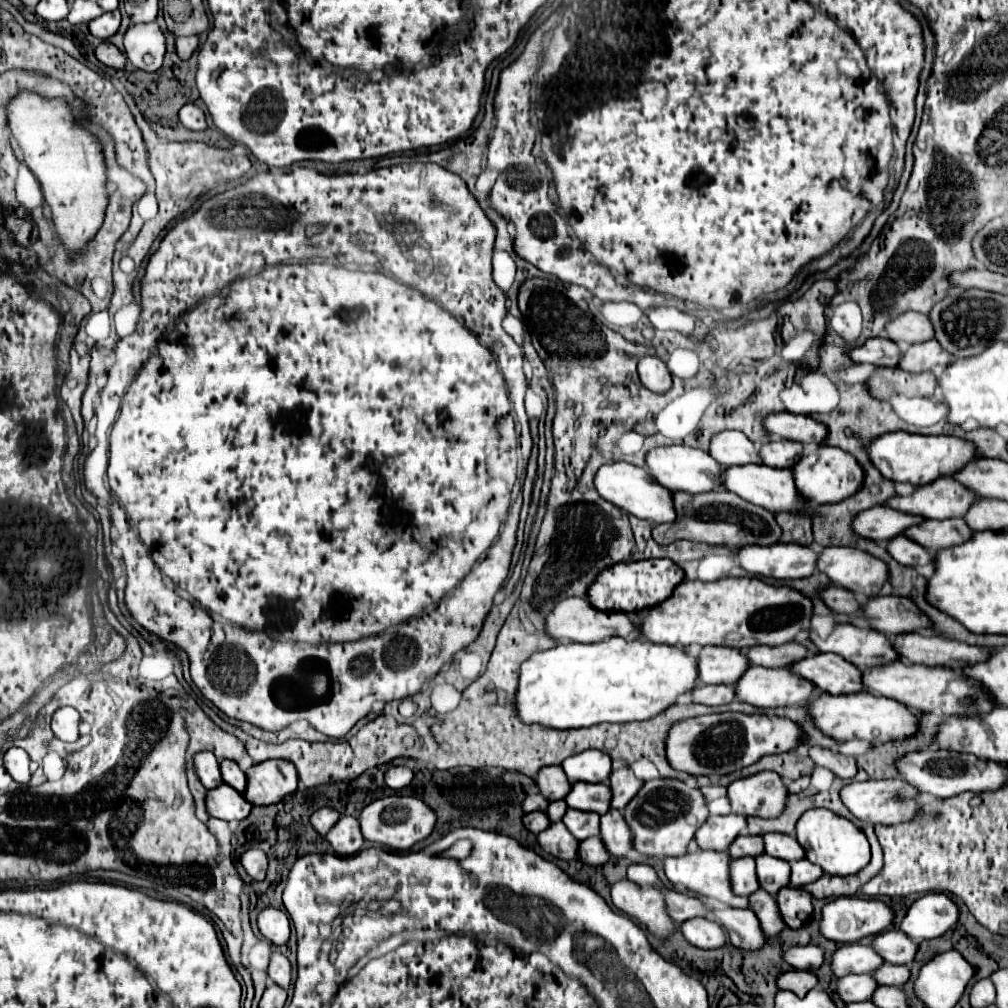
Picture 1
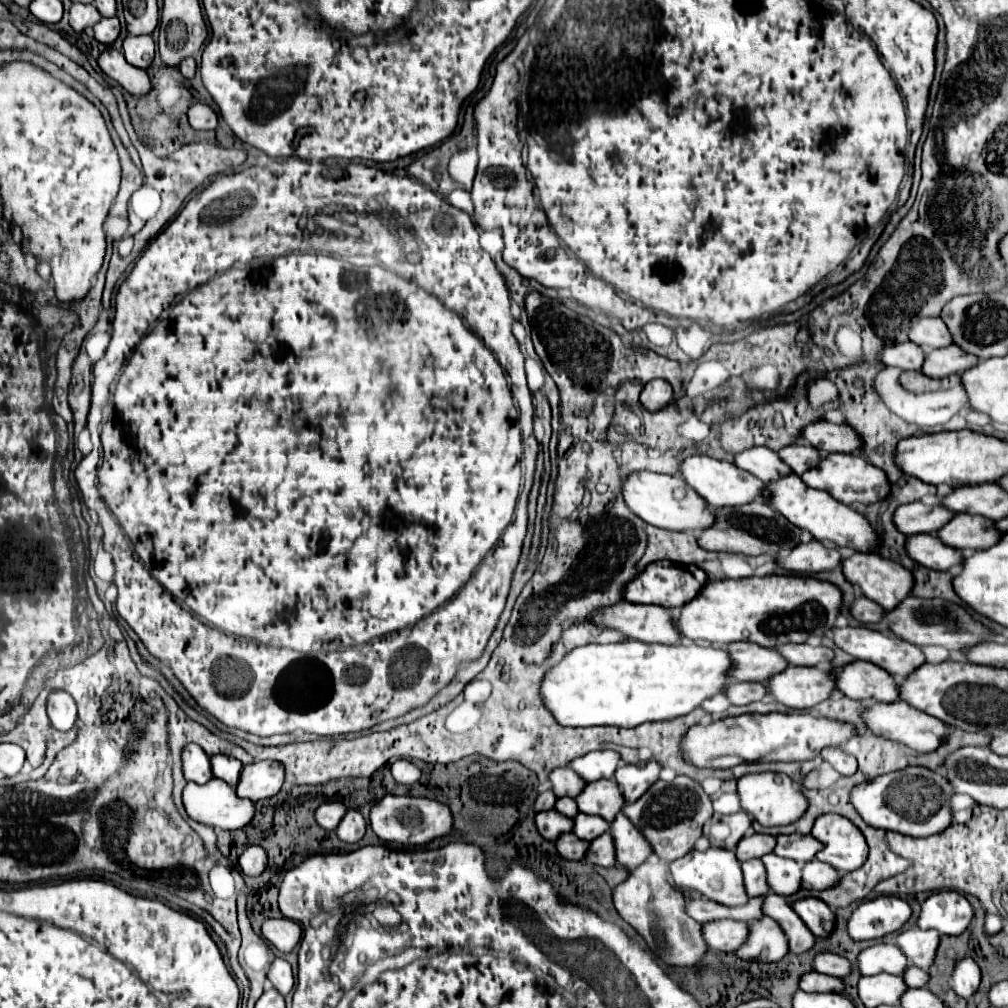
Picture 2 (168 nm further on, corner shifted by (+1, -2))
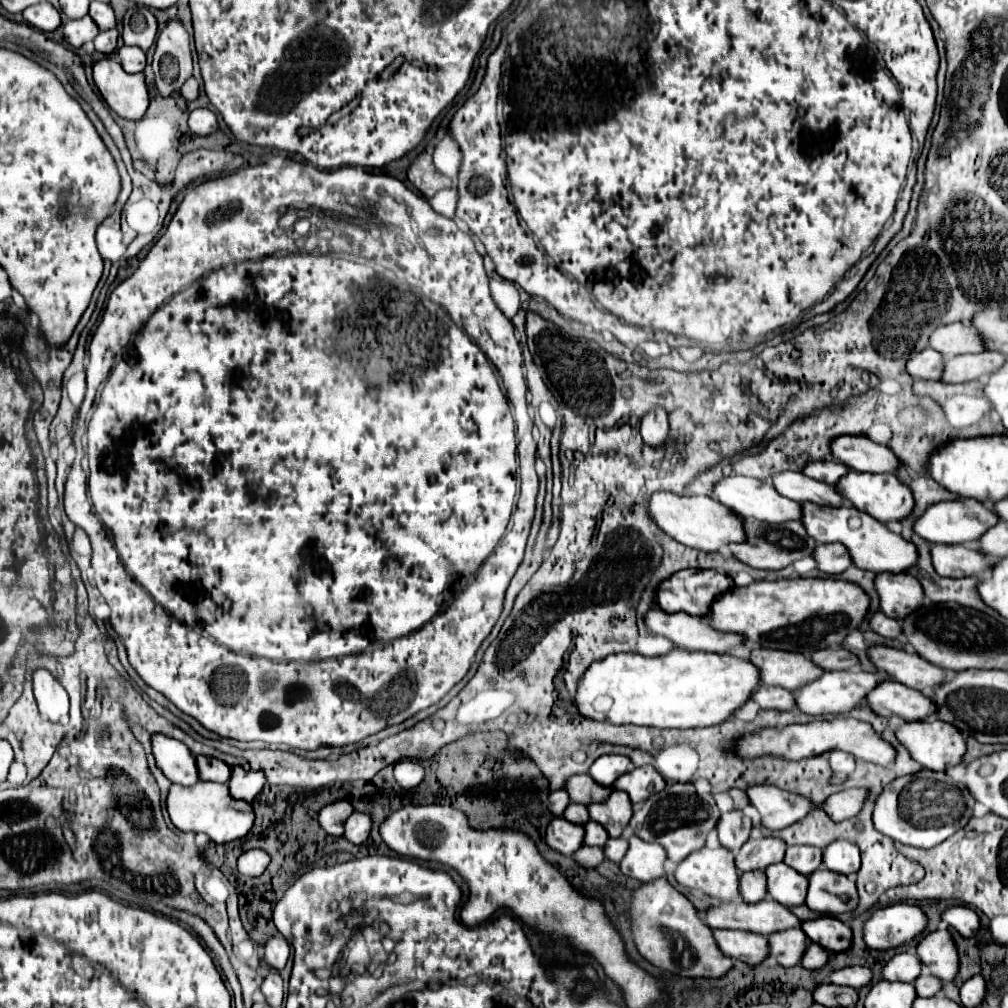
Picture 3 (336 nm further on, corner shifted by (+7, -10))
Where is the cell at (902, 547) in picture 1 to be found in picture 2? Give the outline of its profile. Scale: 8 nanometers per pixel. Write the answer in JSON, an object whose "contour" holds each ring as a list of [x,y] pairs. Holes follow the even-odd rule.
{"contour":[[[932,533],[908,537],[906,551],[916,563],[936,571],[950,571],[962,567],[962,551],[950,549],[948,545],[942,545],[942,541],[934,541]]]}

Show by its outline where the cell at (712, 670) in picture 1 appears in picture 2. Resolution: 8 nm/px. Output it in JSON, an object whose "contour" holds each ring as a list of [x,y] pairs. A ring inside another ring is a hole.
{"contour":[[[748,641],[732,643],[728,653],[734,659],[734,673],[730,675],[736,681],[766,683],[774,677],[774,673],[782,673],[782,669],[788,667],[774,649],[762,649],[760,645],[750,645]]]}

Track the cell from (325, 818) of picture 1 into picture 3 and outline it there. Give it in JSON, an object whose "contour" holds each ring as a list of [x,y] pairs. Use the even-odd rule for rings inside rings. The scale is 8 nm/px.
{"contour":[[[338,801],[332,805],[326,805],[320,813],[318,813],[318,823],[320,827],[332,835],[332,837],[340,837],[344,833],[344,823],[346,819],[352,815],[352,805],[348,801]]]}

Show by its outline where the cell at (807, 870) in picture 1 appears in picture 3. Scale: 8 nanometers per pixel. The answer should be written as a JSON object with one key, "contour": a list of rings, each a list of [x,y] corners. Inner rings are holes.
{"contour":[[[826,867],[816,869],[808,875],[808,895],[806,905],[822,915],[850,913],[856,909],[856,885],[854,879],[832,873]]]}

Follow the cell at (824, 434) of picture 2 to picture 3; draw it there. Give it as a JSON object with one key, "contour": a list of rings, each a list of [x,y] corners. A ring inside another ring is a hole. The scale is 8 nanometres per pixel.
{"contour":[[[840,435],[830,441],[830,453],[842,465],[866,473],[890,473],[896,457],[886,445],[874,443],[862,435]]]}

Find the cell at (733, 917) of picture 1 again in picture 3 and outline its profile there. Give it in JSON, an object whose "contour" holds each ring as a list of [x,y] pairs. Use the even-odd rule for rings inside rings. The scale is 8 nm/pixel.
{"contour":[[[800,927],[794,929],[786,929],[786,931],[778,931],[768,935],[768,957],[776,959],[778,965],[782,967],[792,967],[800,963],[800,953],[804,953],[804,945],[806,945],[806,937],[804,931]]]}

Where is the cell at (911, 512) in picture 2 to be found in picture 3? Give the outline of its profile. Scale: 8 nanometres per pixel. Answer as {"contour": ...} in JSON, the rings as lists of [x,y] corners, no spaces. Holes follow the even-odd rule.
{"contour":[[[968,499],[964,505],[960,501],[940,501],[930,505],[924,515],[916,519],[914,533],[928,543],[972,543],[980,537],[980,533],[984,533],[984,529],[996,525],[996,521],[1000,519],[992,517],[992,513],[988,513],[988,509],[974,499]]]}

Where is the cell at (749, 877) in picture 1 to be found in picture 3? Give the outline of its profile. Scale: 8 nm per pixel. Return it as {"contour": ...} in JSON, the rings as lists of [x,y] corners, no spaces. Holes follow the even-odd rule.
{"contour":[[[748,871],[740,877],[740,891],[746,903],[756,903],[762,901],[766,895],[766,885],[764,885],[764,871]]]}

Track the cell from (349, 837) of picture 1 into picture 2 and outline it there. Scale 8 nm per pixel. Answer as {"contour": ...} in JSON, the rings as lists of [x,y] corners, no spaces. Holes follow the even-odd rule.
{"contour":[[[354,809],[348,811],[346,817],[342,819],[342,823],[338,825],[336,833],[346,843],[358,843],[364,837],[364,833],[366,833],[366,819],[364,819],[364,815],[360,811],[354,811]]]}

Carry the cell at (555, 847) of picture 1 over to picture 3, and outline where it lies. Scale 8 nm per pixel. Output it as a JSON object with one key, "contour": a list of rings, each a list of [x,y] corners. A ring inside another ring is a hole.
{"contour":[[[582,845],[582,847],[572,855],[572,859],[574,859],[578,865],[582,865],[582,867],[588,869],[588,867],[596,867],[596,865],[600,865],[600,863],[604,861],[604,853],[602,853],[602,849]]]}

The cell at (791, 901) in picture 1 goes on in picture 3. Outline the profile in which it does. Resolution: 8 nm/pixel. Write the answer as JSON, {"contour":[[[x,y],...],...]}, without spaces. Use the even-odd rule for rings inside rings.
{"contour":[[[824,915],[810,921],[802,921],[802,931],[806,937],[828,951],[846,951],[850,947],[850,927],[844,925],[840,919]]]}

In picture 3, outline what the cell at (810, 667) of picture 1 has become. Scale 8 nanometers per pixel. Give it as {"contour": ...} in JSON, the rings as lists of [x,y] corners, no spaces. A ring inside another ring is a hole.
{"contour":[[[896,681],[878,683],[866,695],[866,703],[880,717],[898,717],[902,721],[924,721],[932,717],[932,703],[928,697]]]}

